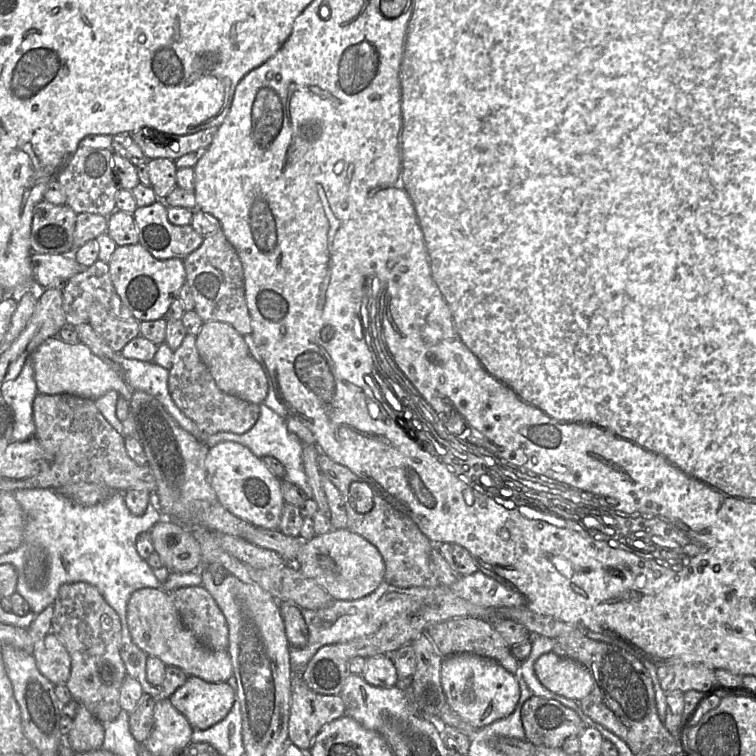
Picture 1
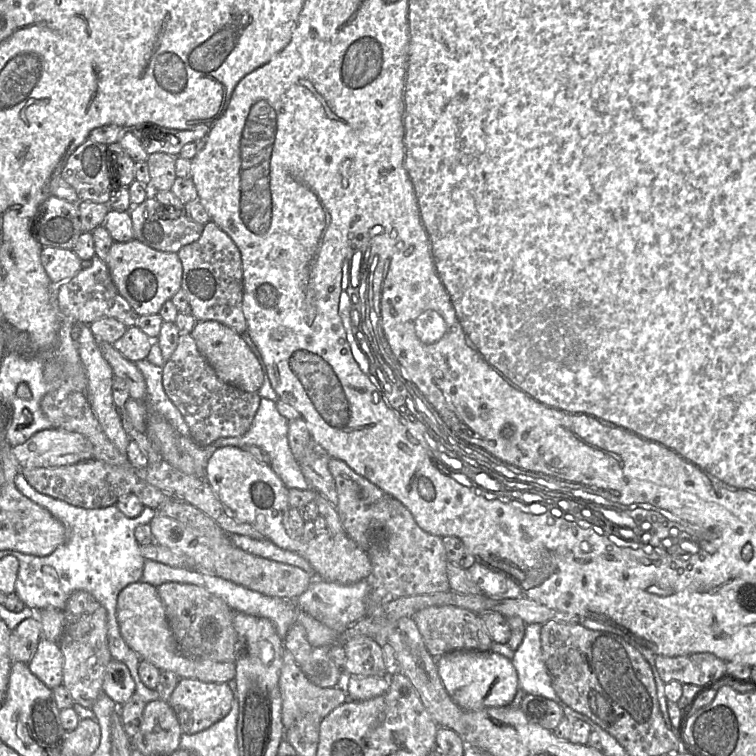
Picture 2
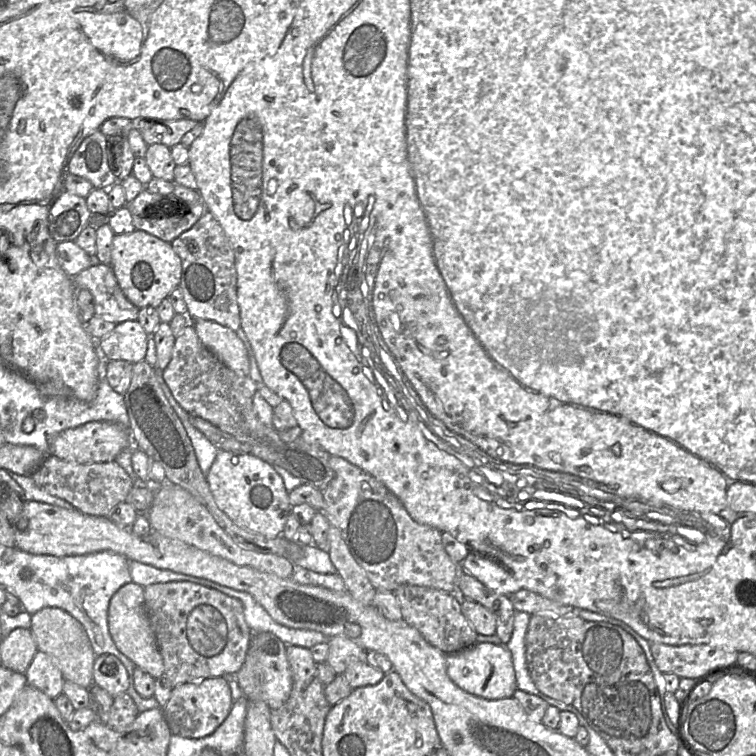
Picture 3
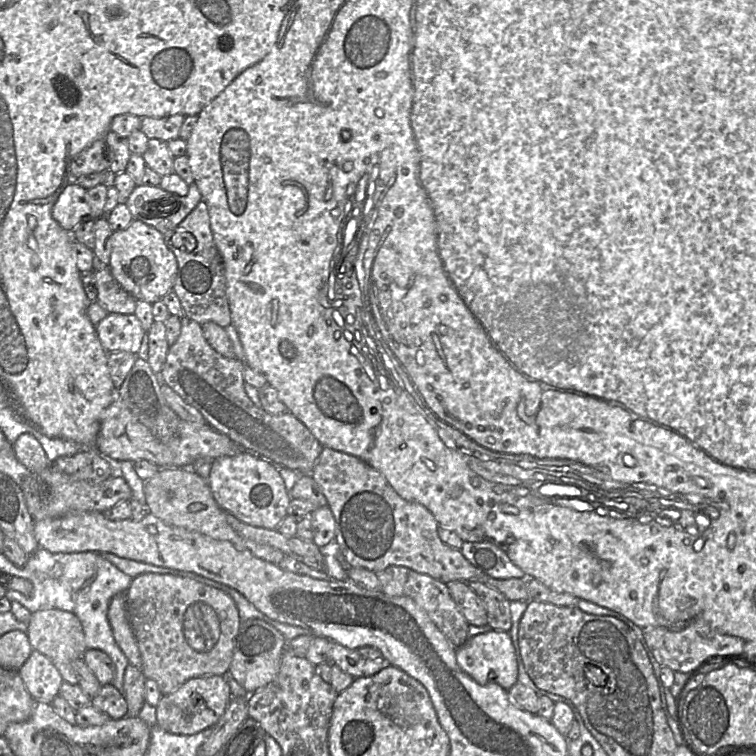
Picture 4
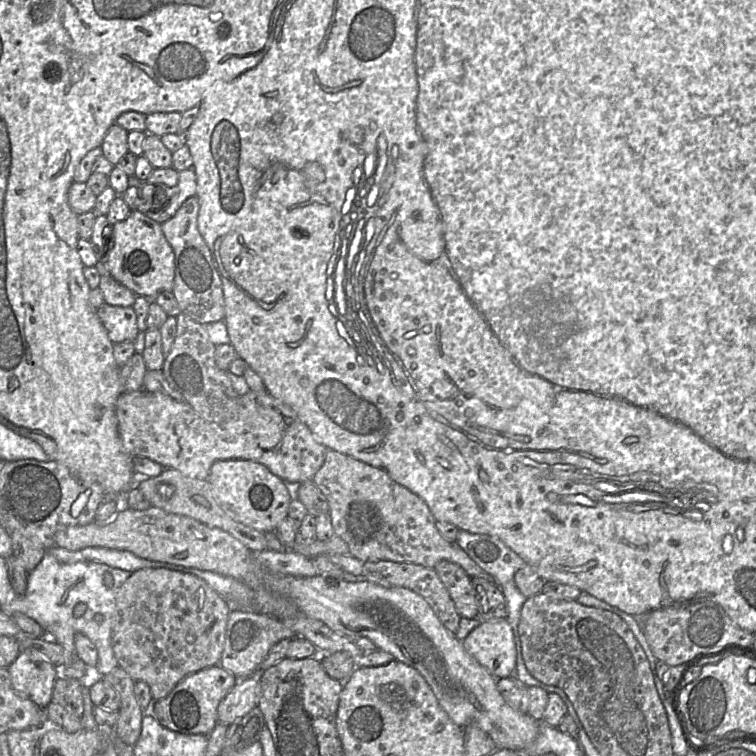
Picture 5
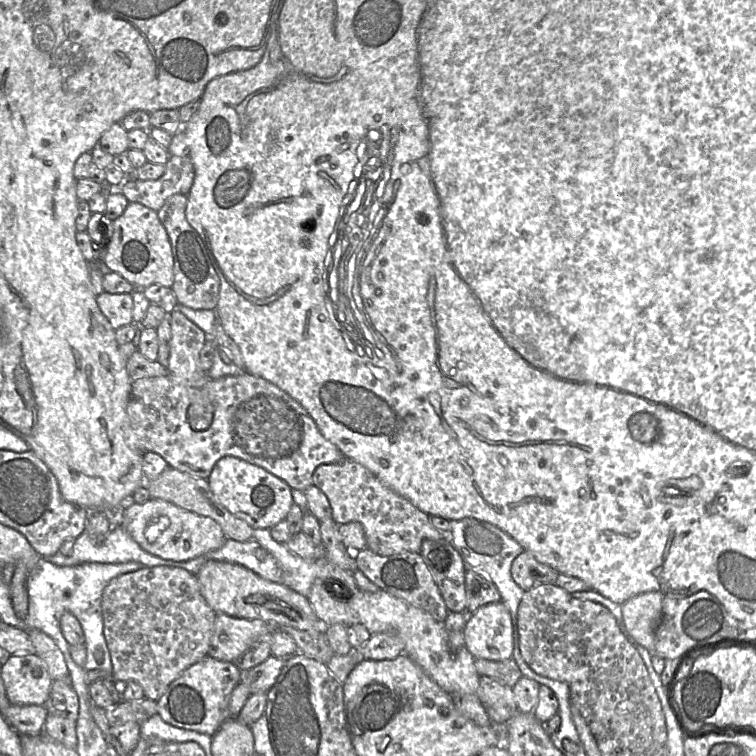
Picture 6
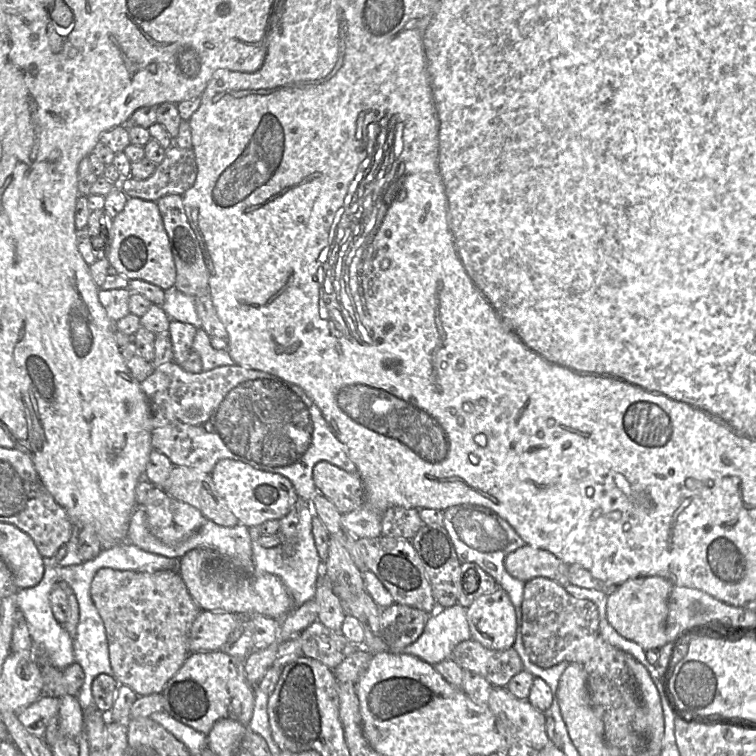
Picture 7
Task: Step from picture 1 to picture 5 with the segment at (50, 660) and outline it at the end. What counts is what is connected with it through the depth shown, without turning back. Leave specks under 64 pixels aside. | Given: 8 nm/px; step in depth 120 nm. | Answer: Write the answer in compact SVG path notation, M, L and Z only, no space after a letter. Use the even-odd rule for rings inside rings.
M22 650L7 670L13 689L45 711L52 702L59 669L41 653Z

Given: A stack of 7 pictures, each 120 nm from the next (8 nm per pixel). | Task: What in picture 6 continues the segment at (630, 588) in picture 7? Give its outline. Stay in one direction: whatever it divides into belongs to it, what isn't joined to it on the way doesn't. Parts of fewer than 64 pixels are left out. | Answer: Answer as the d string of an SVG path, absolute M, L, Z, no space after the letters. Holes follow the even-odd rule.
M657 591L636 595L621 605L627 632L652 655L655 646L655 631L662 616L664 595Z

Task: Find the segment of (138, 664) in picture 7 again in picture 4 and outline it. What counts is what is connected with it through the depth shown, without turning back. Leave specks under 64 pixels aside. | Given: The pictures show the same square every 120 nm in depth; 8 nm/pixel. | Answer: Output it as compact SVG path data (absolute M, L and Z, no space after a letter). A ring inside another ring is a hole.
M144 573L132 578L129 587L125 591L125 599L128 620L136 638L142 658L140 670L146 679L154 680L157 683L163 696L171 693L191 678L205 675L230 675L228 671L232 661L235 640L241 620L238 609L233 599L228 594L193 579L170 574Z

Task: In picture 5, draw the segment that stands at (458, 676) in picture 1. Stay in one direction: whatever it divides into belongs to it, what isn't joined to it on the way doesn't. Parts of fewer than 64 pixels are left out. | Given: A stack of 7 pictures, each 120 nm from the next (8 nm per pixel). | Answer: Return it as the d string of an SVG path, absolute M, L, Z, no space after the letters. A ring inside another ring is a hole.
M507 619L482 623L462 643L466 652L496 679L509 678L515 674L516 645Z

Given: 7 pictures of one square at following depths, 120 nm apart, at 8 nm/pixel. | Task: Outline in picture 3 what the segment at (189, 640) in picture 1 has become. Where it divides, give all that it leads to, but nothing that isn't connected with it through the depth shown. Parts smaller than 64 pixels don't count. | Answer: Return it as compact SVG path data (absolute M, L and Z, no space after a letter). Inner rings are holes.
M130 582L121 586L112 595L108 607L108 627L117 649L127 656L136 667L156 679L163 677L164 663L145 608L143 589L142 586Z

